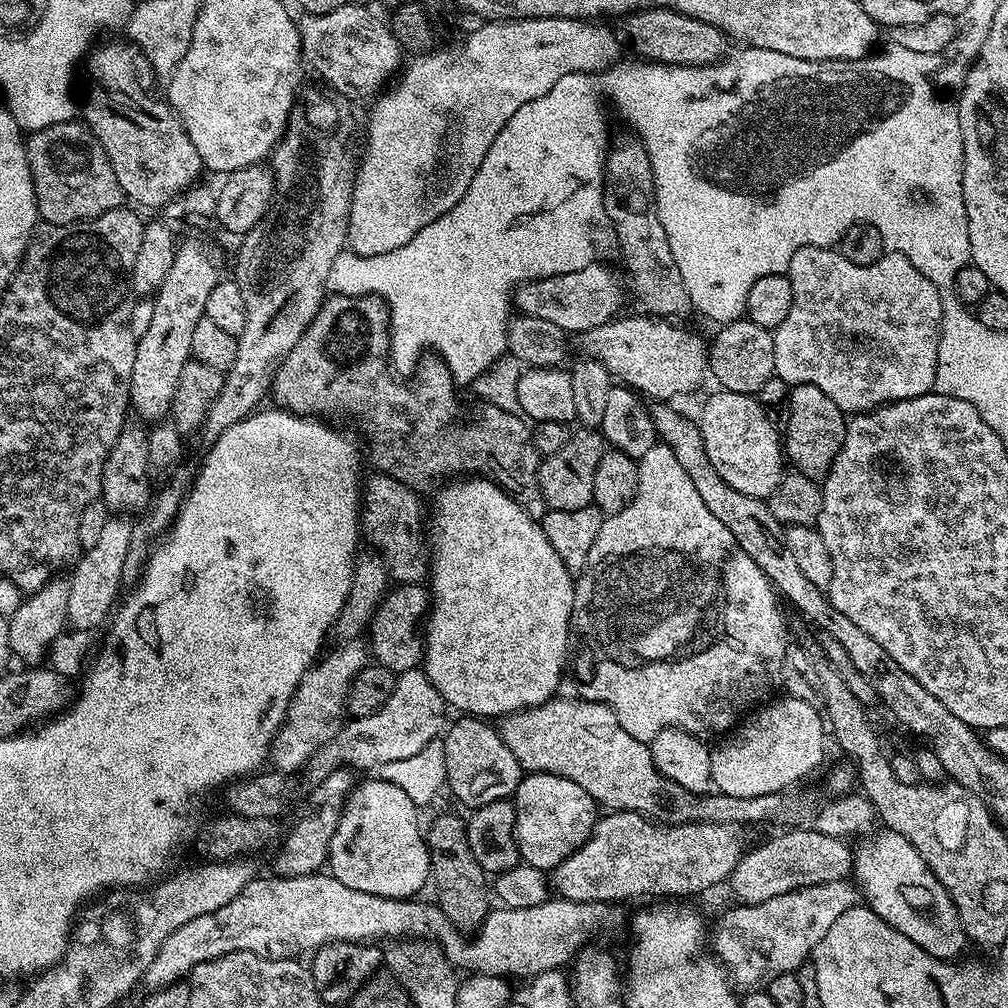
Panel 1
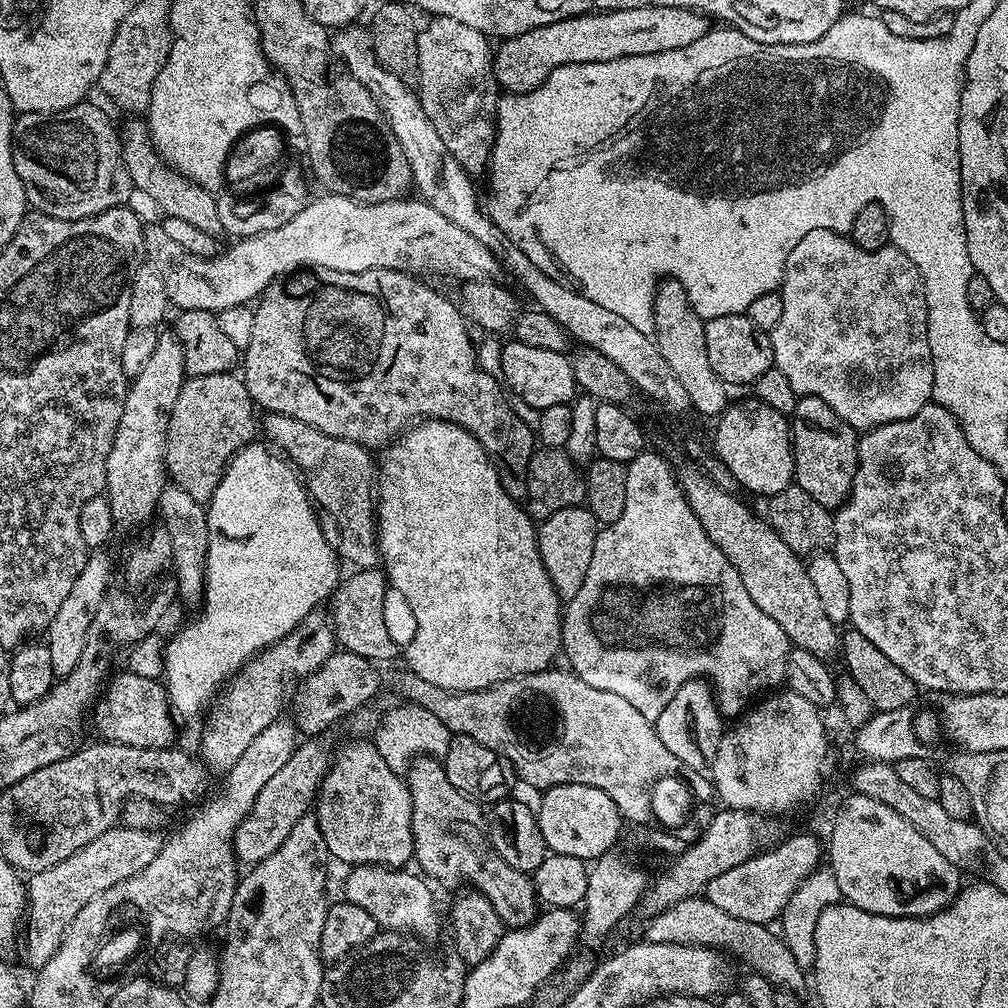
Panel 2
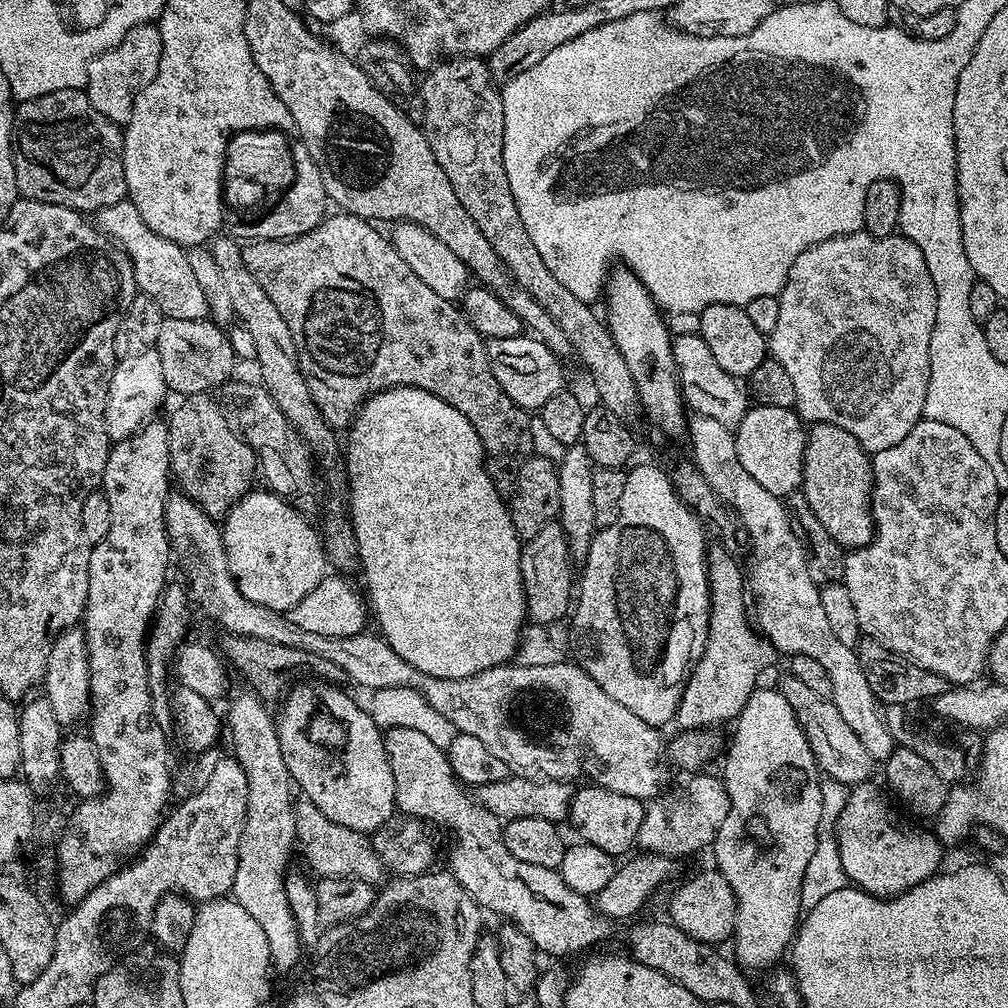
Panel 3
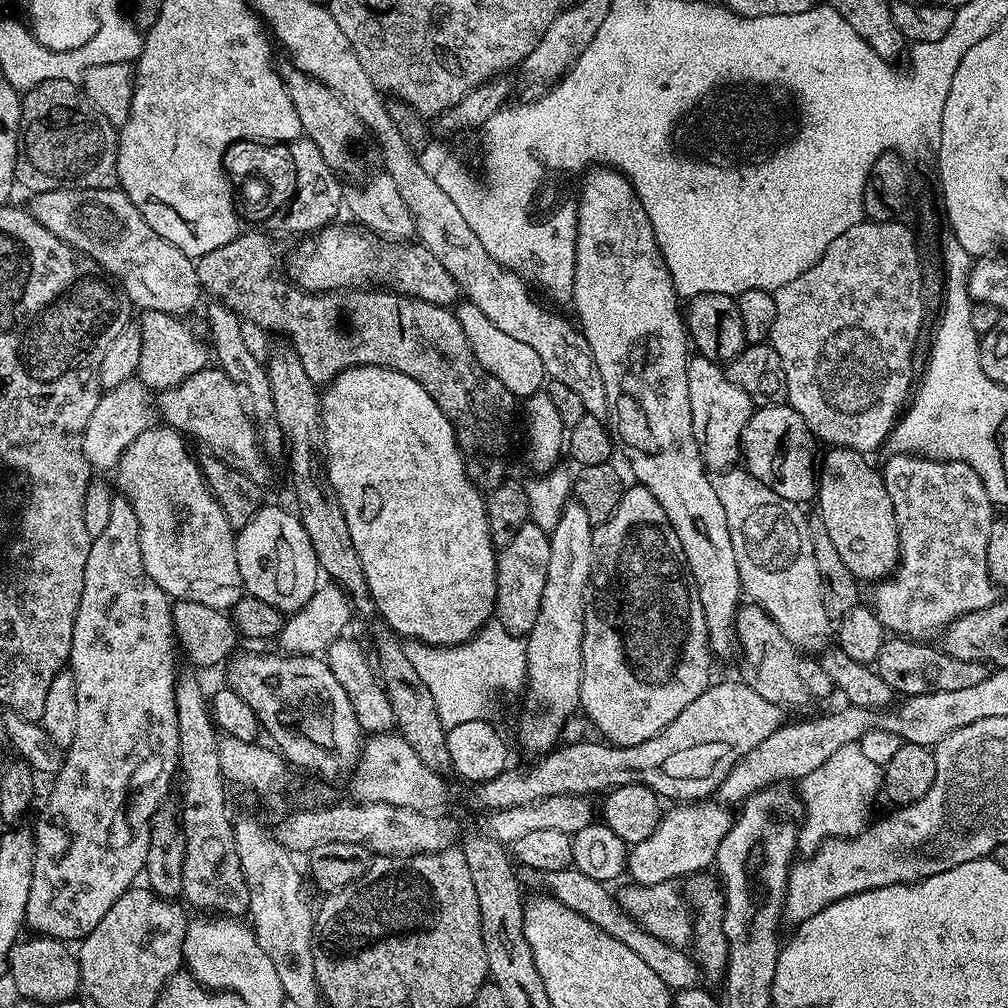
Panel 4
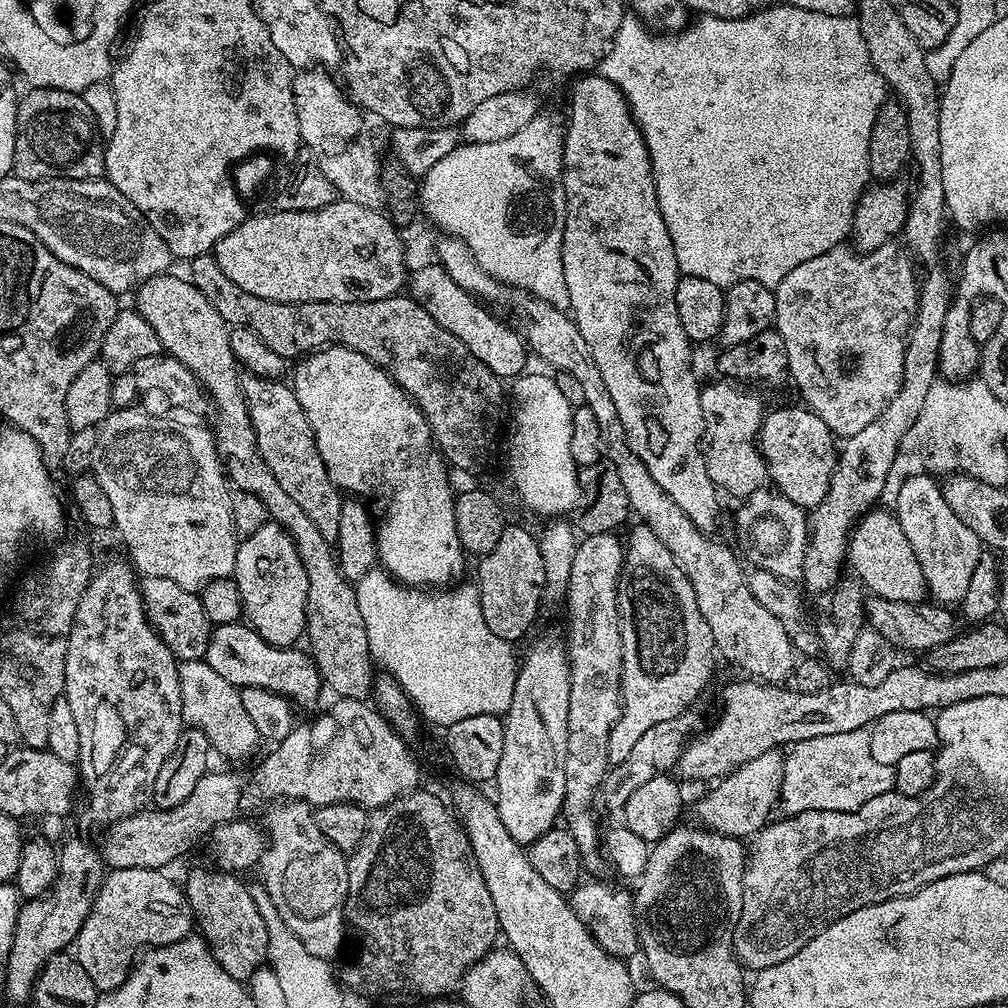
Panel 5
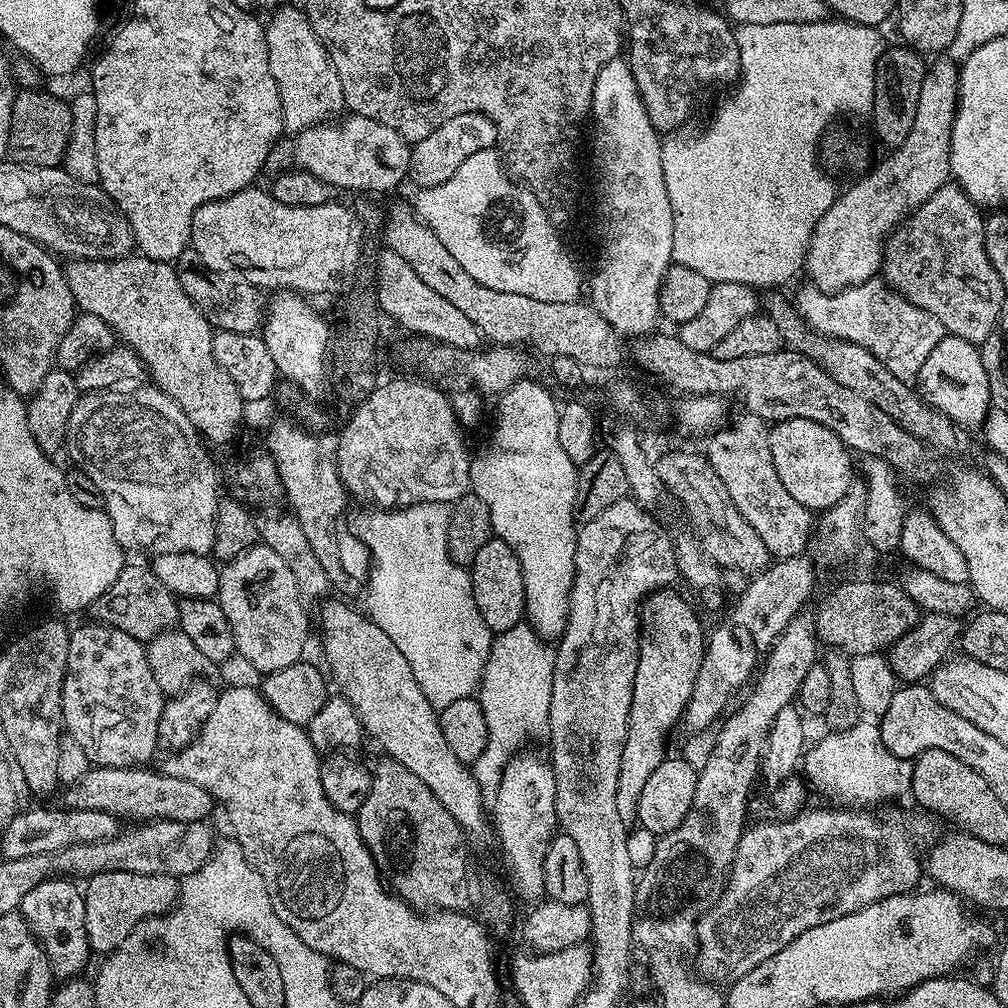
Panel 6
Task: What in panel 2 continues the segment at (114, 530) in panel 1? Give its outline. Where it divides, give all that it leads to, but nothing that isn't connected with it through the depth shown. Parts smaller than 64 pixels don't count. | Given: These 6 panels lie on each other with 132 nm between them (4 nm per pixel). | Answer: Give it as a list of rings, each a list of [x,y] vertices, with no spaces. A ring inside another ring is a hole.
[[[96,550],[91,553],[82,566],[82,574],[78,574],[70,594],[58,606],[58,614],[54,614],[54,622],[46,630],[46,643],[50,650],[50,662],[53,673],[63,678],[78,666],[78,658],[82,658],[82,646],[86,646],[86,638],[90,630],[90,622],[94,622],[94,614],[98,606],[102,606],[102,598],[107,594],[112,581],[112,564],[108,561],[107,551]],[[48,636],[48,637],[47,637]]]

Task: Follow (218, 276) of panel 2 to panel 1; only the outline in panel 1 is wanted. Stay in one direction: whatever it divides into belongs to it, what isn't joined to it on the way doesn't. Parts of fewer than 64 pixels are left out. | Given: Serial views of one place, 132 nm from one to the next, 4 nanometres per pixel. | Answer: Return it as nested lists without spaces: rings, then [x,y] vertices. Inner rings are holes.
[[[604,262],[587,264],[582,270],[570,274],[547,276],[541,280],[530,280],[520,285],[514,293],[514,308],[517,313],[534,318],[542,318],[542,322],[554,322],[566,334],[579,334],[586,330],[594,330],[594,326],[602,326],[606,322],[617,319],[621,315],[620,307],[624,304],[626,288]]]

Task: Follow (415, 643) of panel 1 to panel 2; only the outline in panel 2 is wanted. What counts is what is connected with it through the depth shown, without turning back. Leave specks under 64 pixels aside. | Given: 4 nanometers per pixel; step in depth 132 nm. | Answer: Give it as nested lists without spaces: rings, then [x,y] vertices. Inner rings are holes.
[[[361,568],[351,574],[341,579],[330,597],[332,627],[336,629],[339,647],[373,662],[392,660],[396,656],[396,640],[388,629],[388,616],[384,613],[384,603],[390,597],[388,578],[380,568]]]

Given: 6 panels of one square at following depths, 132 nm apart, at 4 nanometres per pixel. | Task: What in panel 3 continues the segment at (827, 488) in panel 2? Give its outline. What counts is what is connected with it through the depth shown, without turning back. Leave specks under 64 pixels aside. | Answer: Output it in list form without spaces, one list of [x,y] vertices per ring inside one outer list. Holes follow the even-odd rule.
[[[830,422],[812,424],[807,429],[808,441],[804,447],[804,482],[802,491],[806,502],[810,502],[810,510],[814,510],[818,522],[826,526],[830,538],[838,542],[841,548],[867,548],[872,540],[872,462],[869,453],[850,434],[850,430],[842,430],[842,426],[834,426]]]

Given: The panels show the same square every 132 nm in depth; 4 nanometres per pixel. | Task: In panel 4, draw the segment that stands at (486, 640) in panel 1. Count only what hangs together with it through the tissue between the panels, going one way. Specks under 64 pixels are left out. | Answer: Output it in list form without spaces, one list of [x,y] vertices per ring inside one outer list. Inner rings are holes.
[[[367,364],[346,369],[323,389],[320,397],[320,421],[324,431],[324,465],[330,474],[330,486],[334,486],[338,502],[342,502],[342,514],[346,514],[346,526],[350,526],[350,538],[354,538],[354,550],[358,550],[358,558],[366,574],[368,595],[376,602],[379,619],[402,638],[422,644],[434,644],[438,648],[450,648],[453,644],[464,644],[471,640],[493,619],[496,611],[498,548],[492,543],[485,497],[480,489],[473,486],[472,477],[468,475],[468,465],[456,444],[456,431],[450,418],[446,418],[446,414],[438,410],[438,402],[434,402],[434,398],[430,398],[430,394],[426,394],[426,390],[422,390],[422,386],[414,382],[414,378],[393,368]]]

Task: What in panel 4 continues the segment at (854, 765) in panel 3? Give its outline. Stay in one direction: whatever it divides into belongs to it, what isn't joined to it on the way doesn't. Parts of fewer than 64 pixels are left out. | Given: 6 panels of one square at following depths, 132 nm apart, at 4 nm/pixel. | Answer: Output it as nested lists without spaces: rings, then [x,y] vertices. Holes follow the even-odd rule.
[[[741,607],[736,618],[735,630],[738,637],[738,652],[744,655],[743,683],[762,694],[762,698],[766,698],[768,702],[779,704],[785,710],[800,708],[804,703],[809,703],[810,697],[806,694],[802,678],[798,675],[798,650],[761,608]]]

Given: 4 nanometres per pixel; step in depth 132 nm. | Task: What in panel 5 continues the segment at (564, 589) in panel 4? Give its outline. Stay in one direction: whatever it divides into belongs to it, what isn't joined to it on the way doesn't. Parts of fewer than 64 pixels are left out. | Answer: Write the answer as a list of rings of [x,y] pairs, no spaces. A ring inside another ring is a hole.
[[[544,636],[528,654],[516,670],[514,698],[510,698],[510,710],[505,712],[504,737],[502,738],[502,758],[494,787],[494,803],[502,818],[502,826],[510,830],[510,838],[525,846],[533,844],[542,834],[557,827],[564,810],[566,794],[566,738],[570,718],[570,670],[568,669],[568,649],[565,641],[556,636]]]

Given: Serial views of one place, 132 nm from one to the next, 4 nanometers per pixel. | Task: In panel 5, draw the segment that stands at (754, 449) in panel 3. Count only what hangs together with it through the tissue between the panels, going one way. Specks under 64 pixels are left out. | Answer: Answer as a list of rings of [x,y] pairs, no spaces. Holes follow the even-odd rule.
[[[807,407],[776,408],[767,413],[760,427],[758,447],[768,467],[769,481],[775,491],[794,502],[800,508],[811,510],[826,498],[838,455],[837,437],[828,429],[826,422]]]

